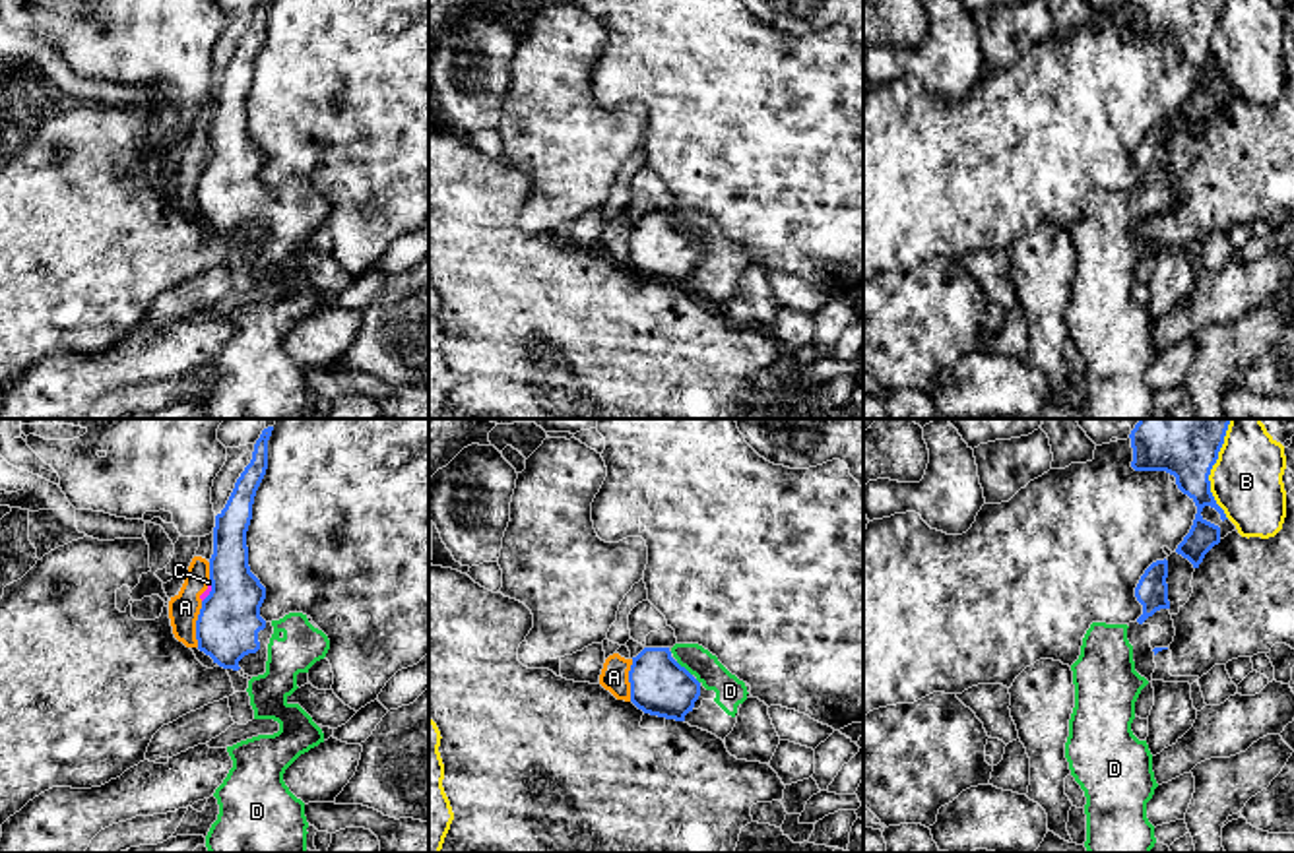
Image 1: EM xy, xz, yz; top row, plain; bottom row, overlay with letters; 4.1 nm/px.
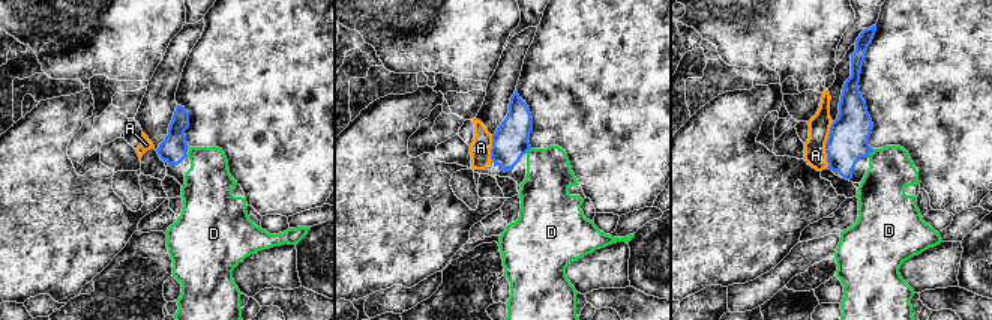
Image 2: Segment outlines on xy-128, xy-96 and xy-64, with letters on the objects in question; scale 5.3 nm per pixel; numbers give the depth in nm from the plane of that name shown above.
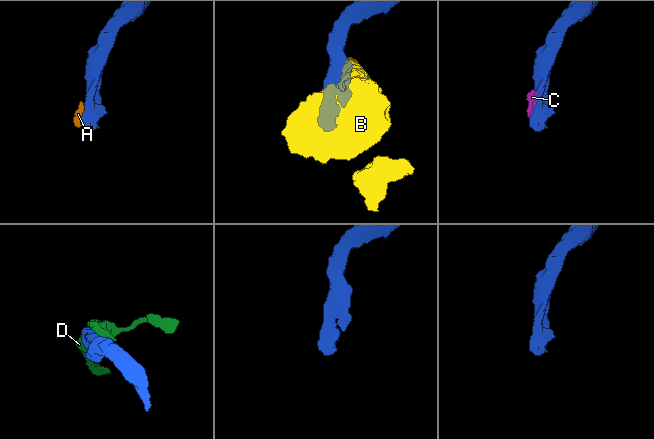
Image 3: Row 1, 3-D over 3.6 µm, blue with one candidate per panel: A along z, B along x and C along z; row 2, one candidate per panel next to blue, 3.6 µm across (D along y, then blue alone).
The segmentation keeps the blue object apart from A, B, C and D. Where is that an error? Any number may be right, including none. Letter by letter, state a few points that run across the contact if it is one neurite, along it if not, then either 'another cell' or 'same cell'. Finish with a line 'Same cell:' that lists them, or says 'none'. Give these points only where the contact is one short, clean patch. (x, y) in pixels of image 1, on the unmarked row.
A: line xy (202, 167), (196, 187), (196, 212); another cell
B: another cell
C: line xy (210, 146), (210, 157), (202, 167); another cell
D: line xz (660, 252), (683, 233), (705, 233), (730, 256); same cell
Same cell: D

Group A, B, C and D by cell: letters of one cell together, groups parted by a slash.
A C / B / D

